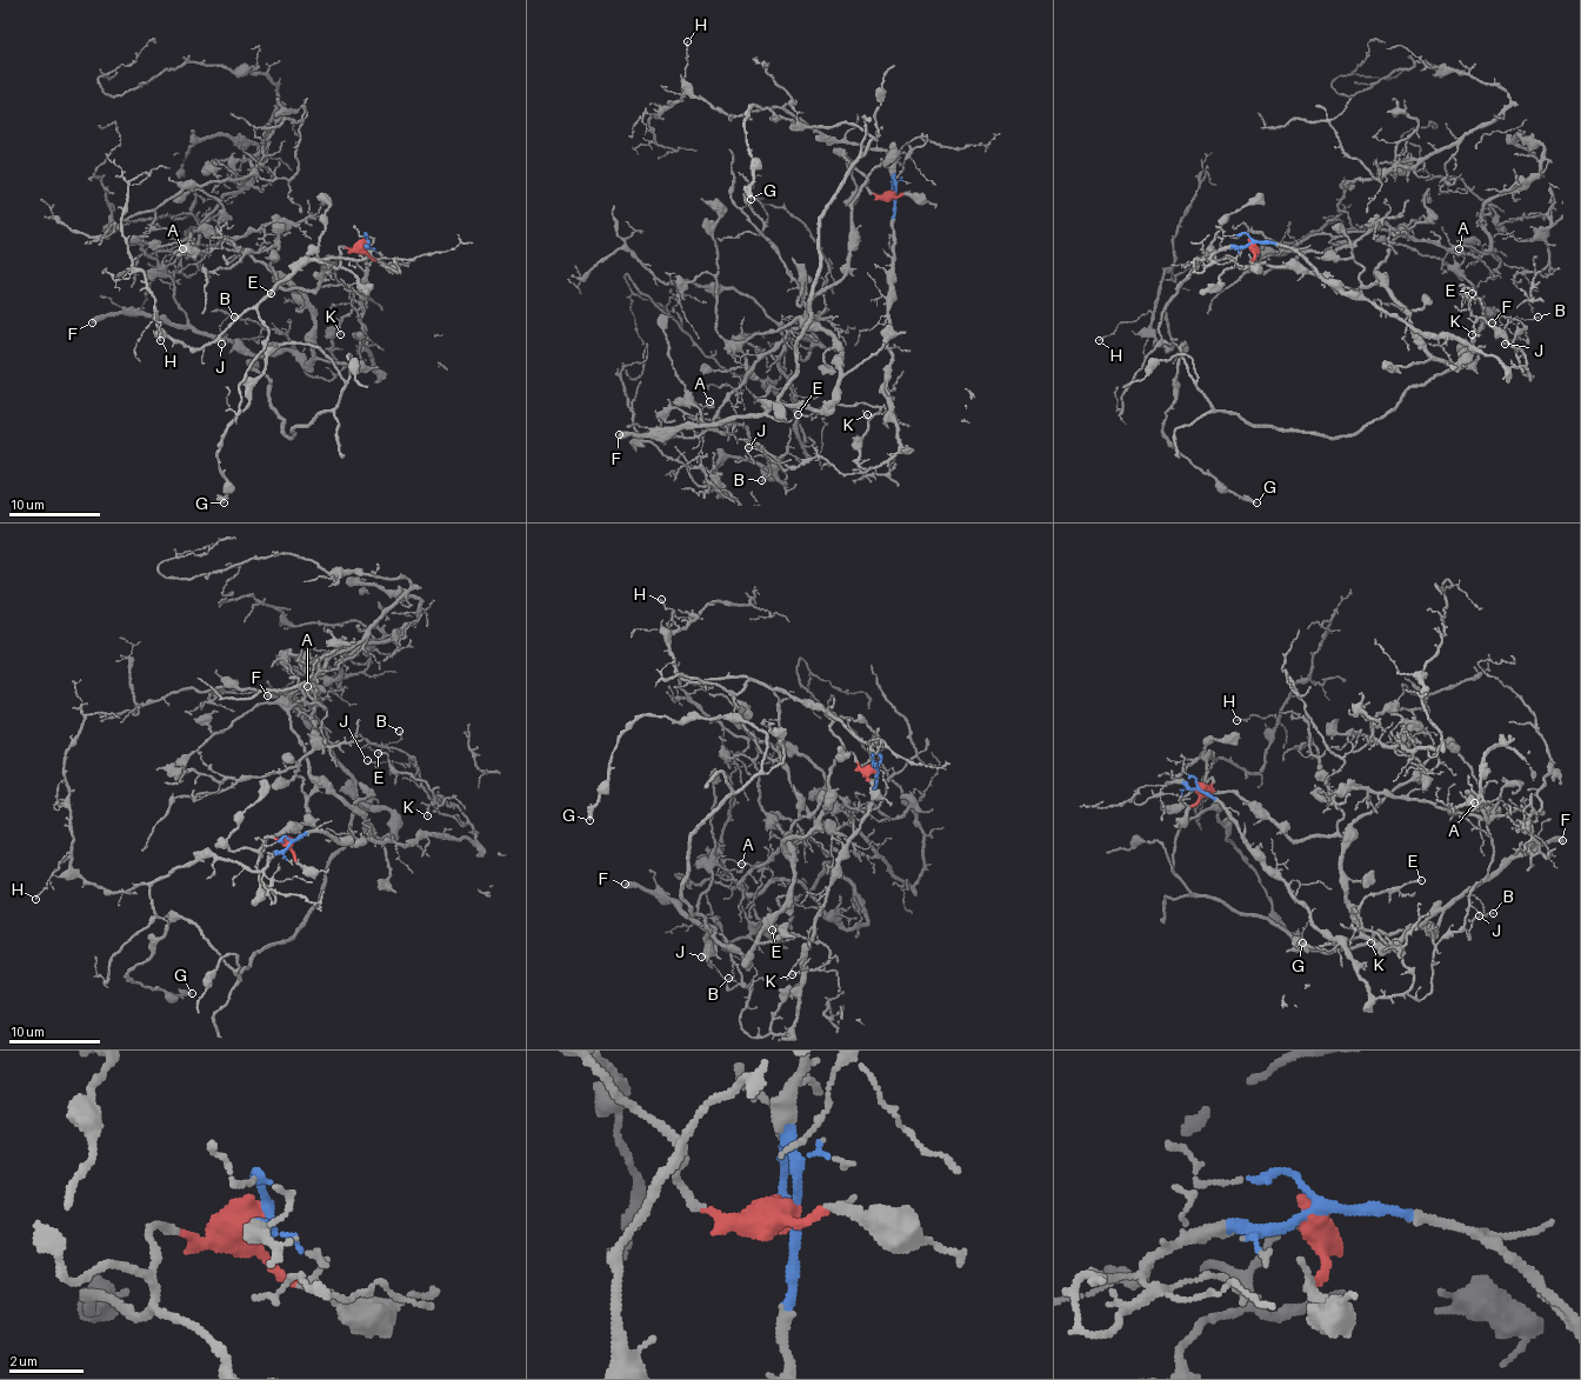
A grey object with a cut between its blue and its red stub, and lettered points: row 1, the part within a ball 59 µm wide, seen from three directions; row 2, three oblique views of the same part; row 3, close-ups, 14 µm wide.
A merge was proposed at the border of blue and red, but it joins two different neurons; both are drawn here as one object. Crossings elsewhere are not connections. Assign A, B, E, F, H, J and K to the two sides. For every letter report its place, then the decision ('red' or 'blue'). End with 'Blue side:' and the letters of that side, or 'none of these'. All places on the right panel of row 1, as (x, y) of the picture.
A: at (1459, 248); red
B: at (1538, 317); blue
E: at (1472, 293); blue
F: at (1492, 322); red
H: at (1099, 340); blue
J: at (1505, 344); blue
K: at (1472, 334); blue
Blue side: B, E, H, J, K

